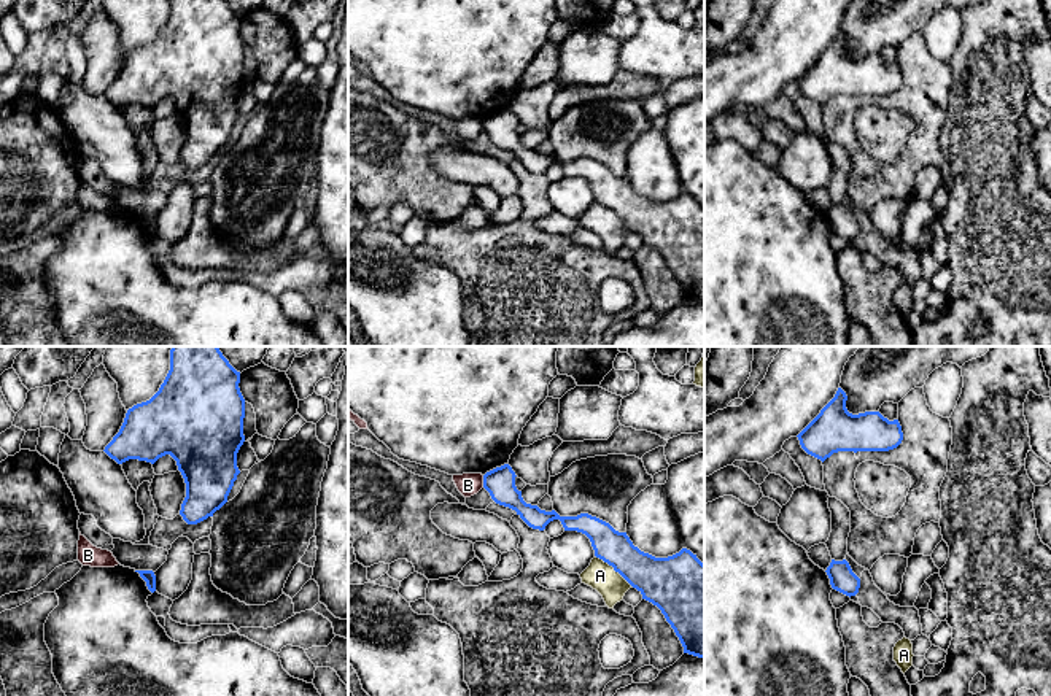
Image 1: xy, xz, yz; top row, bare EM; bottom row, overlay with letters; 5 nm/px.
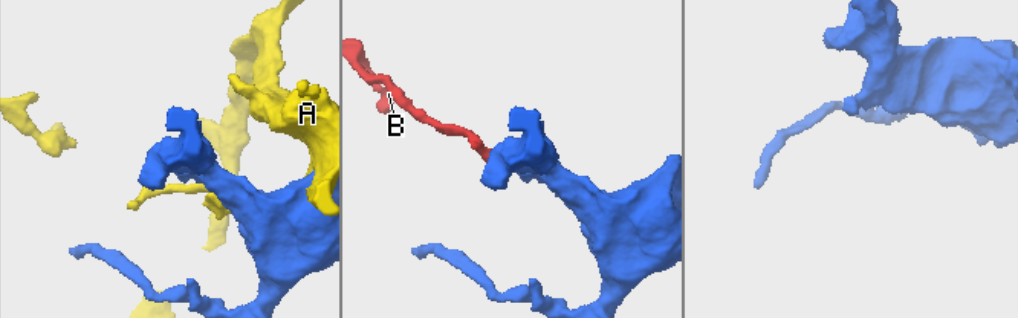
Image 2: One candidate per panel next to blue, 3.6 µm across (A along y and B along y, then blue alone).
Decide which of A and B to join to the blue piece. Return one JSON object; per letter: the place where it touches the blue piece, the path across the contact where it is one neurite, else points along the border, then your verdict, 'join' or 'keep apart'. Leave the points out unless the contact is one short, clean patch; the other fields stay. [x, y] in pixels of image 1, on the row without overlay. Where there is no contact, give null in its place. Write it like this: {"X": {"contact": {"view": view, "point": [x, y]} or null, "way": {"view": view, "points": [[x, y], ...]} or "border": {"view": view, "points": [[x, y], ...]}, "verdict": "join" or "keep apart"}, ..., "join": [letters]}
{"A": {"contact": {"view": "xz", "point": [614, 213]}, "verdict": "keep apart"}, "B": {"contact": {"view": "xz", "point": [484, 126]}, "border": {"view": "xz", "points": [[482, 119], [484, 131]]}, "verdict": "keep apart"}, "join": []}

